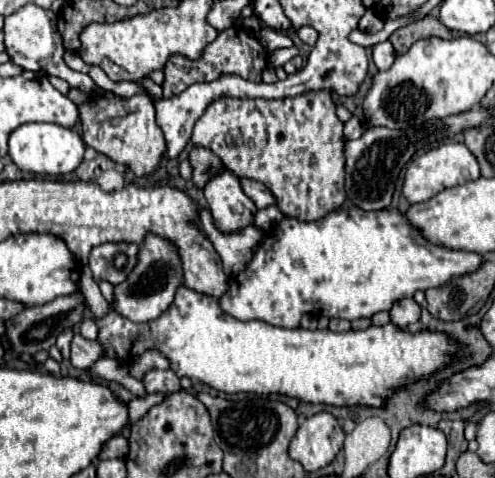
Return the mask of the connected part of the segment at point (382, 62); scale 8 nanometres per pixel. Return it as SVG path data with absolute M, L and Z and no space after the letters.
M389 39L383 41L383 43L377 43L377 45L373 47L373 61L375 61L375 65L377 65L379 71L389 69L389 67L393 65L395 57L397 57L397 53L395 53L393 43L391 43Z

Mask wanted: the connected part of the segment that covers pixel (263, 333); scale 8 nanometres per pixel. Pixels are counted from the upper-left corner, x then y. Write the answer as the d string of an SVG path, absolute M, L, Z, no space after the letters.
M185 285L179 287L175 301L171 307L159 315L153 321L147 323L133 323L127 317L109 311L107 315L95 319L99 335L97 343L103 347L107 357L113 357L121 363L129 363L131 359L143 355L149 349L157 349L163 353L171 369L177 373L177 377L189 377L199 379L201 383L223 391L223 393L279 393L287 397L295 397L307 403L327 403L327 405L375 405L381 407L387 399L387 395L393 393L393 389L411 383L415 379L425 379L445 367L451 361L453 351L459 349L459 345L449 339L445 333L431 333L431 331L401 331L395 325L383 325L383 327L369 327L365 331L347 331L347 333L335 333L329 329L283 329L273 327L263 321L239 321L227 313L221 311L219 301L211 299L209 295L201 295L197 291L187 289Z

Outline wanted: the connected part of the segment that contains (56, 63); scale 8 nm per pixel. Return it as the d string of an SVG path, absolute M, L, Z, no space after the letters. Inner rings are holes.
M23 7L5 19L3 33L5 33L5 51L9 53L11 61L15 65L19 65L23 71L35 71L35 73L43 71L47 75L57 75L57 77L65 79L71 87L77 87L81 91L87 91L87 93L95 91L105 97L115 97L115 93L103 91L101 87L97 87L95 81L87 73L77 73L65 65L65 61L63 61L65 49L63 49L61 35L57 31L57 15L53 11L49 11L49 9L43 11L41 7Z

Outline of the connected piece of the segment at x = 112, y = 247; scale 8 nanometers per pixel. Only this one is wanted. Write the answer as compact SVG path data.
M121 241L121 243L101 243L101 245L93 247L91 253L89 253L89 267L93 271L95 281L105 279L105 281L109 281L113 285L121 283L133 271L135 259L137 259L137 251L139 251L137 243L125 243L125 241Z

